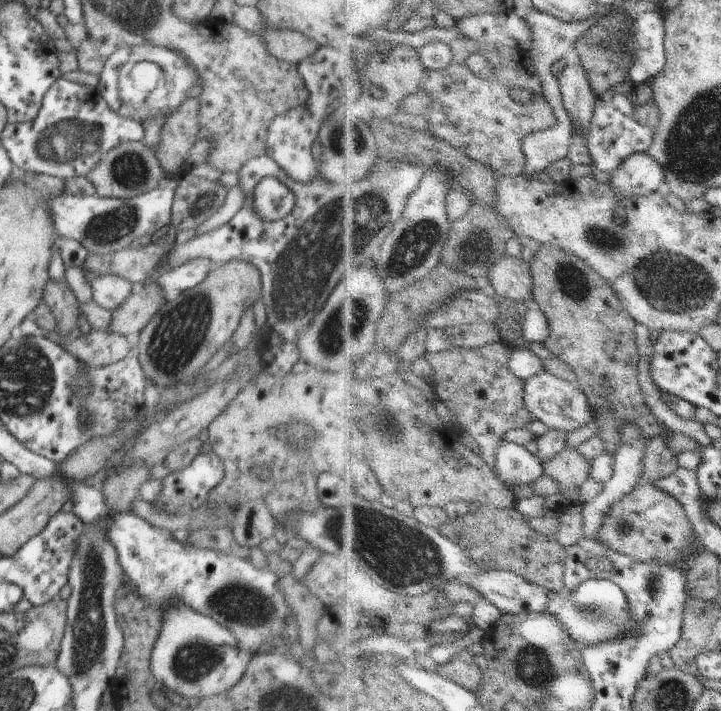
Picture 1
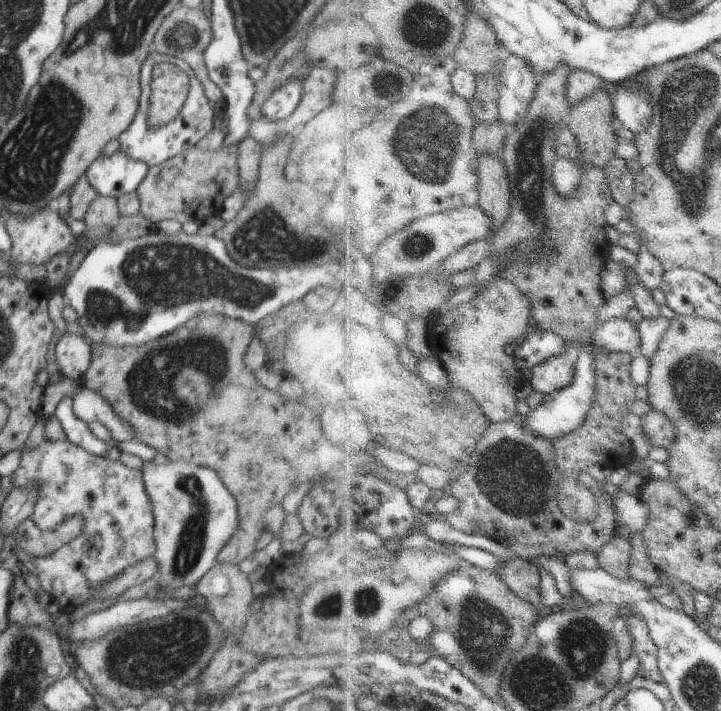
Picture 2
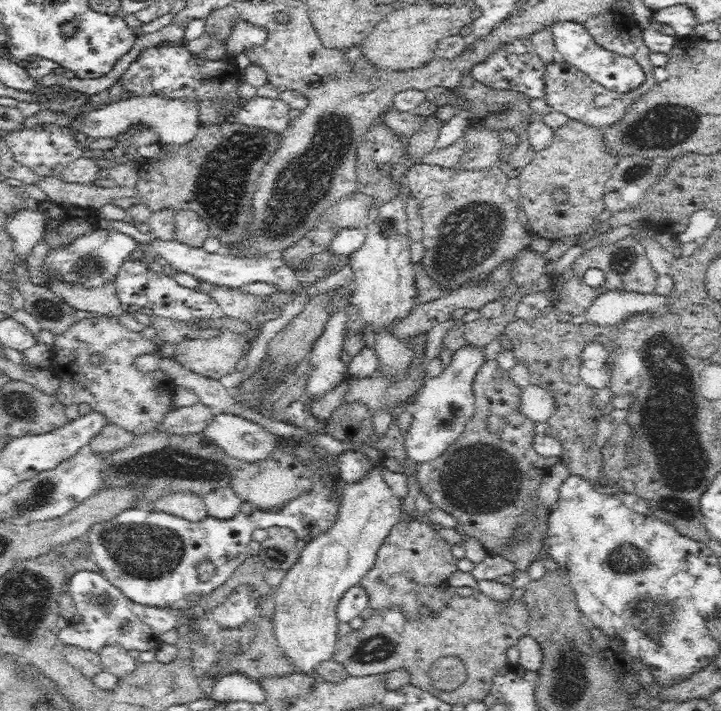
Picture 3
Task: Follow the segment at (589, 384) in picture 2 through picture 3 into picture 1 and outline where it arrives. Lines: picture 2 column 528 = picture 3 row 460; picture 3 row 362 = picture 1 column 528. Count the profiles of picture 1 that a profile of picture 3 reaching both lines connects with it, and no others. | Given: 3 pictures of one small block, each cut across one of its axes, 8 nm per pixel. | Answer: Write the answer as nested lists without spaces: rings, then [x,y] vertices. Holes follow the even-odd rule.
[[[504,441],[497,452],[497,467],[499,472],[496,473],[510,489],[515,490],[517,486],[534,483],[545,475],[545,465],[541,456],[532,454],[526,445],[517,444],[516,442]]]

